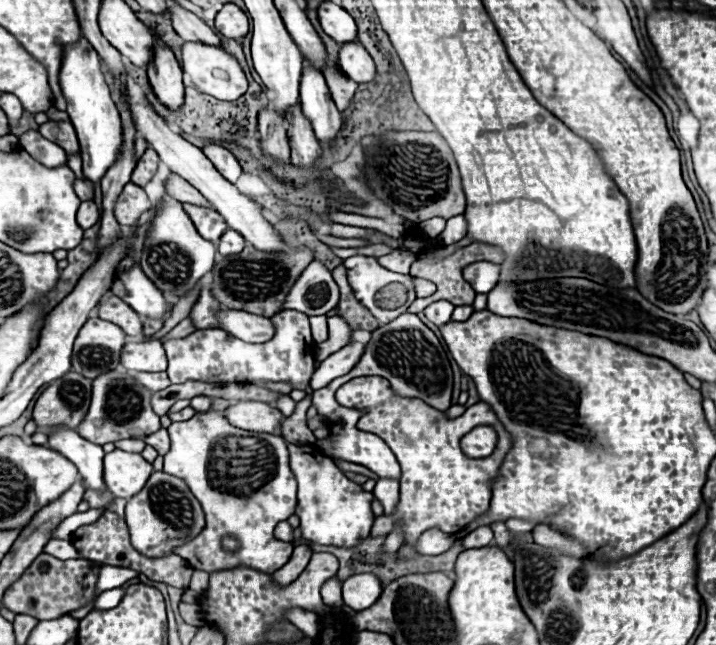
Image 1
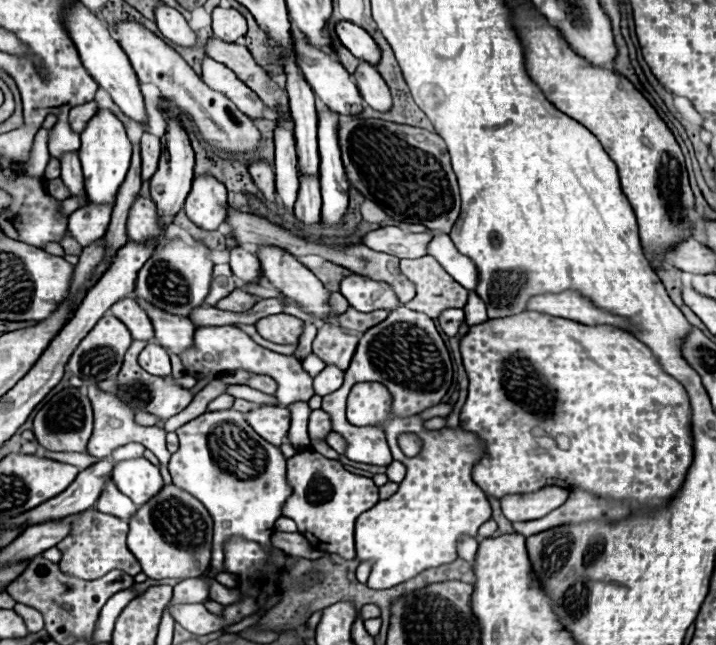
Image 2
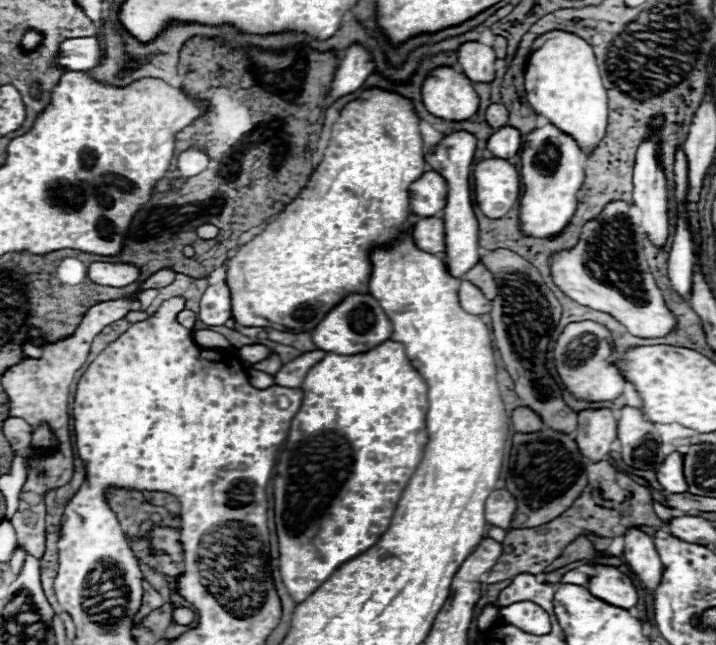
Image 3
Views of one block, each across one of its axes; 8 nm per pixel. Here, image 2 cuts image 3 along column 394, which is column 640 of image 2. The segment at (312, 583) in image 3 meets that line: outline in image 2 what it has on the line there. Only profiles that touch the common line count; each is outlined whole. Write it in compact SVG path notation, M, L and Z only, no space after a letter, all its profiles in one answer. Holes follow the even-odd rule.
M522 312L510 318L486 320L484 324L472 326L468 334L460 340L460 352L462 352L464 368L470 378L468 398L460 412L460 426L476 434L484 444L484 456L474 464L472 478L486 494L502 498L506 494L534 492L544 486L568 488L570 484L576 484L608 500L628 498L630 510L642 510L642 508L666 506L682 486L684 476L692 464L688 394L680 382L676 382L660 368L650 348L644 346L634 336L630 336L628 332L618 332L618 328L586 328L586 324L574 324L574 320L558 320L556 316L542 316L542 312Z

